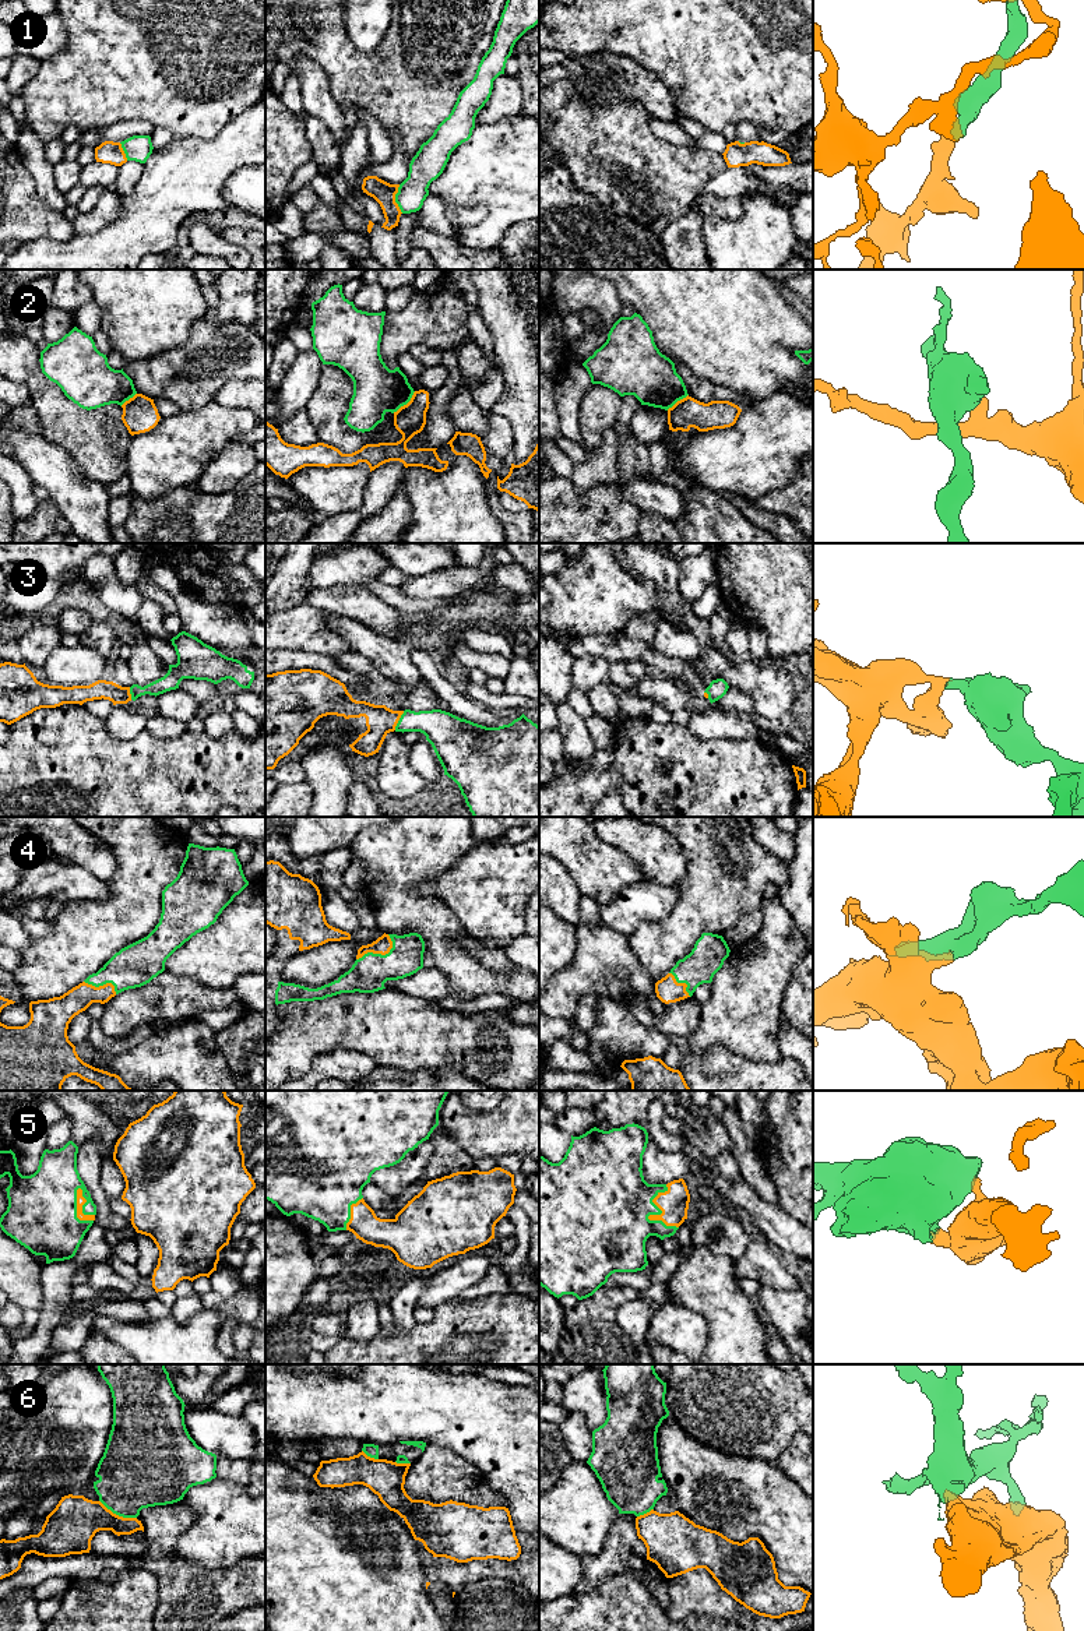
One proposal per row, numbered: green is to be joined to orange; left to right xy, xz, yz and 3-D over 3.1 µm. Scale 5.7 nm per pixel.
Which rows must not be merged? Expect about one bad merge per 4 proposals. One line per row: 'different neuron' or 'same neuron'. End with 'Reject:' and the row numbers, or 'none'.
1: same neuron
2: different neuron
3: same neuron
4: same neuron
5: same neuron
6: different neuron
Reject: 2, 6

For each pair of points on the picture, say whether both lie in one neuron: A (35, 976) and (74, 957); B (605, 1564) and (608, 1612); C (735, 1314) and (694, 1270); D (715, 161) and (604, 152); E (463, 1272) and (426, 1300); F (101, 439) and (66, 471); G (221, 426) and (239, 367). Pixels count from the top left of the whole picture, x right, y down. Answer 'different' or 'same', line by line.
A: same
B: different
C: same
D: same
E: same
F: different
G: different

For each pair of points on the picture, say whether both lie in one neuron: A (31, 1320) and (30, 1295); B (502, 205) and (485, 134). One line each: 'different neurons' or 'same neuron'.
A: different neurons
B: same neuron

